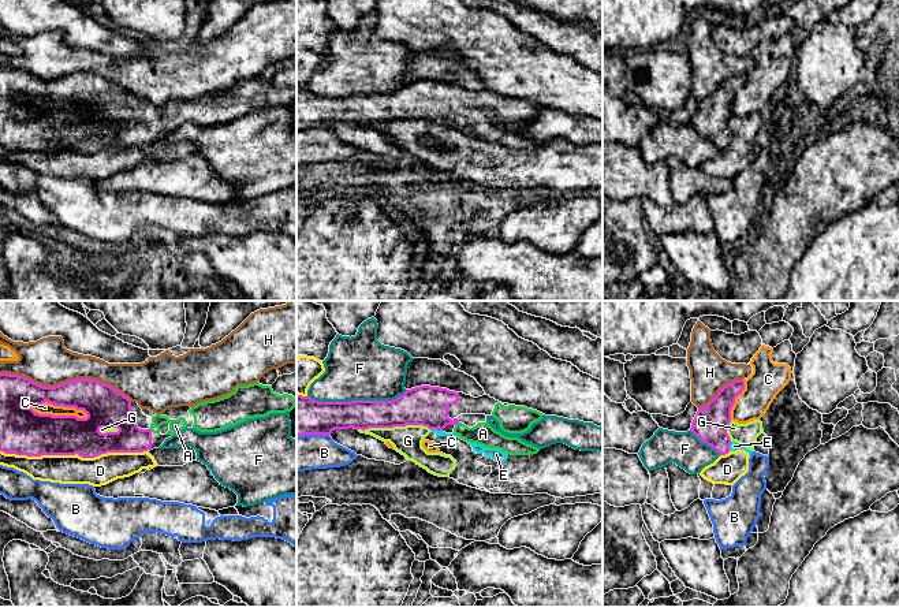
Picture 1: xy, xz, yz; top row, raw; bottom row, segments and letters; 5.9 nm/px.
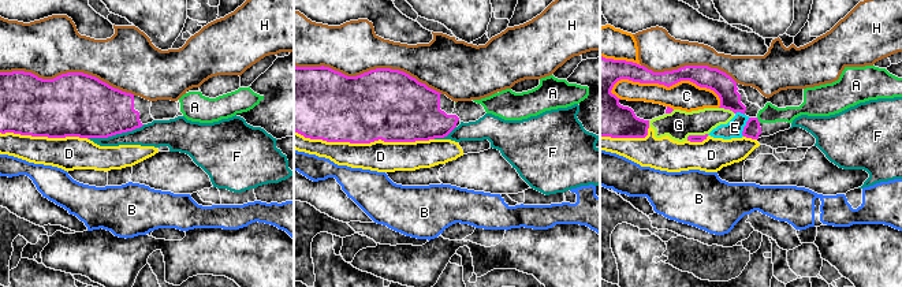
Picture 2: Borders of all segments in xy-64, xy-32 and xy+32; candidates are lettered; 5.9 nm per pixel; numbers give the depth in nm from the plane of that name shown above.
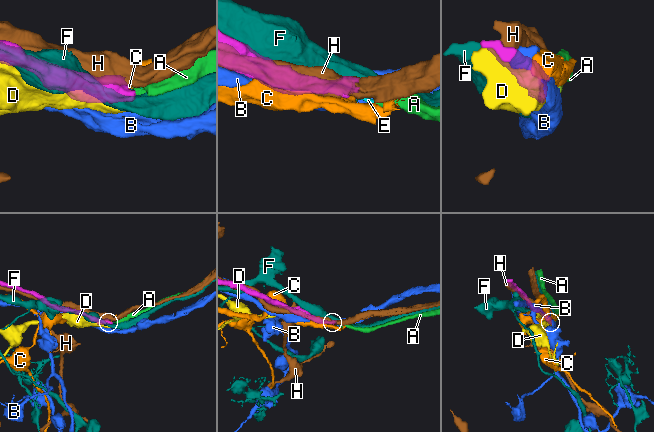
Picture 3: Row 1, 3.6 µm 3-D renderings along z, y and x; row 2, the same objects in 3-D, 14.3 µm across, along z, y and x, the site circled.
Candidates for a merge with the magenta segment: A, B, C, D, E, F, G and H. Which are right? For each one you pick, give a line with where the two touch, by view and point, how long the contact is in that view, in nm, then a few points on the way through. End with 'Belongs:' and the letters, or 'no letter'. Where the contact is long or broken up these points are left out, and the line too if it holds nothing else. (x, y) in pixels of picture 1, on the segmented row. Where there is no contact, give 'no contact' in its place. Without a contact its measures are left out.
A: xz (457, 423) | 40 nm | across xz (425, 405), (440, 420), (457, 423), (467, 434), (482, 434)
Belongs: A

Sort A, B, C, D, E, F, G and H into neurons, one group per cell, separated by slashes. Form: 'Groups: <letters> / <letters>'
Groups: A / B / C / D E G / F / H

